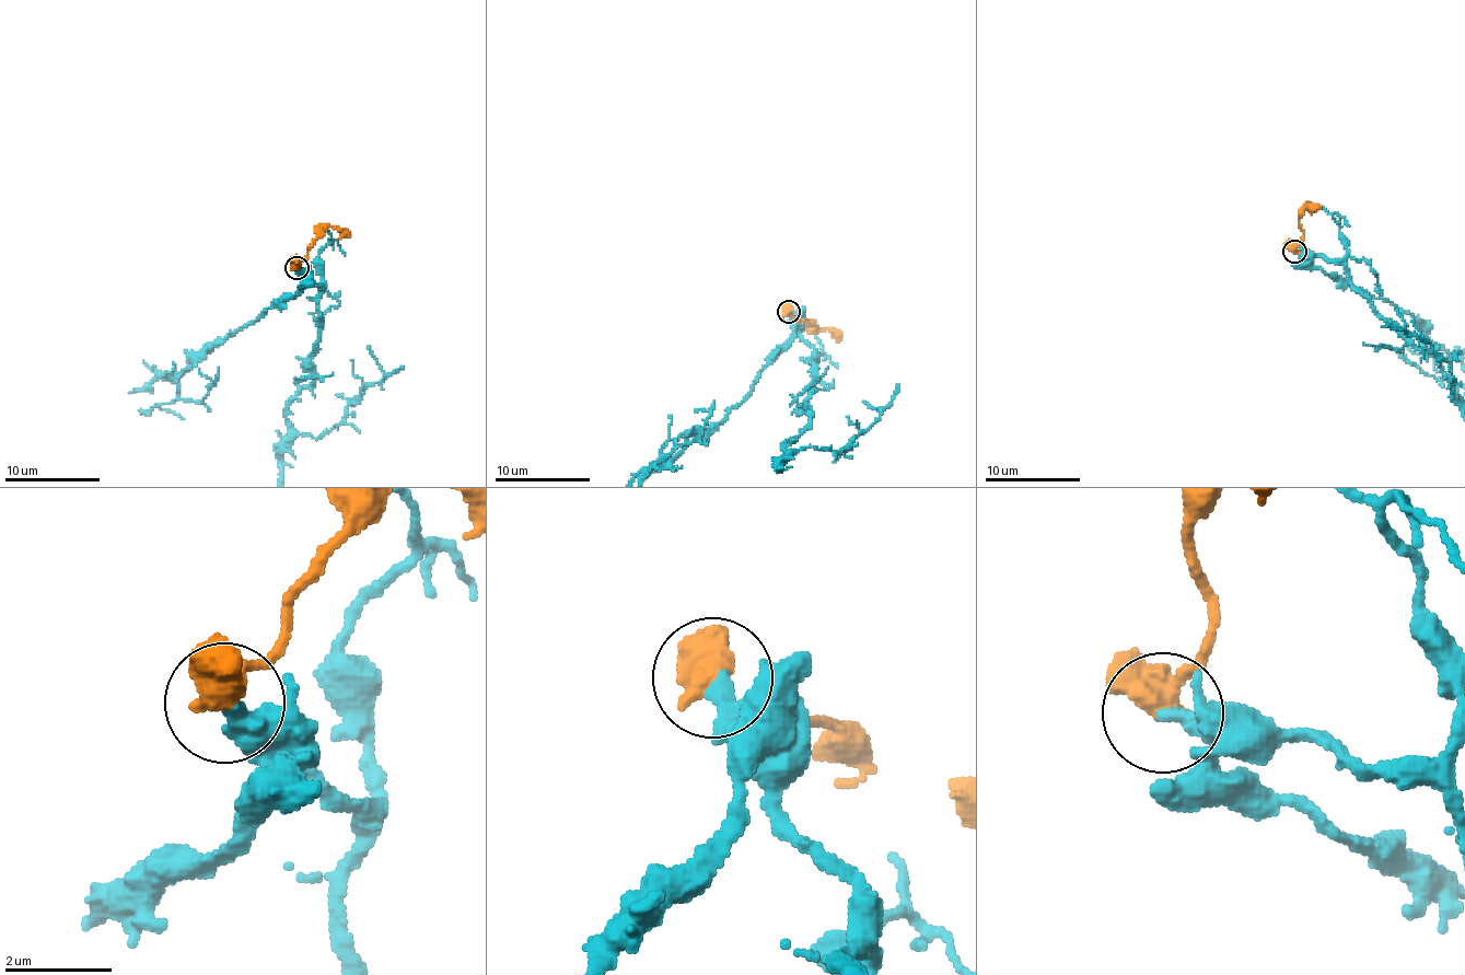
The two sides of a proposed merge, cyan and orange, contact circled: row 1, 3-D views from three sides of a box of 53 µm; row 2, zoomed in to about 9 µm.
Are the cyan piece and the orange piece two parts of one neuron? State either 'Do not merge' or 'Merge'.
Do not merge

